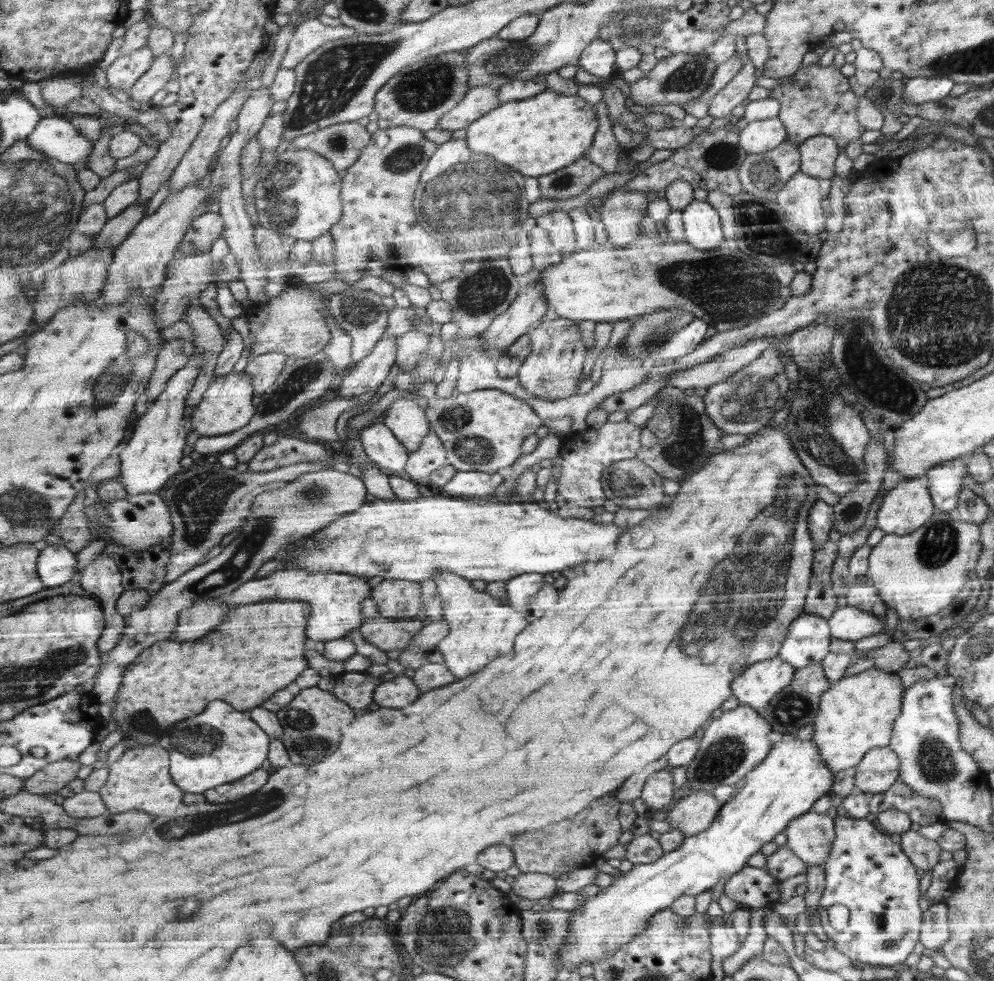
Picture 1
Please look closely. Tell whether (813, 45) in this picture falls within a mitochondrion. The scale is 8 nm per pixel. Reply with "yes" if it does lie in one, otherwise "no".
no

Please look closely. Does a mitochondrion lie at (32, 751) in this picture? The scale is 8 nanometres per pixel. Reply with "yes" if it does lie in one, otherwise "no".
no

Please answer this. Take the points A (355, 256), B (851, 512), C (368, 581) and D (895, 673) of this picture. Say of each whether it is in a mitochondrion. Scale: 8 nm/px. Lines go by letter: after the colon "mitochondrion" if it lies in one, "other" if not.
A: other
B: mitochondrion
C: other
D: other

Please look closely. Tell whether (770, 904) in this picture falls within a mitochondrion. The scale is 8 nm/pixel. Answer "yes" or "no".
no

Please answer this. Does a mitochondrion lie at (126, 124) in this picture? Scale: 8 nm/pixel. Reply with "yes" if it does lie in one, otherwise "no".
no

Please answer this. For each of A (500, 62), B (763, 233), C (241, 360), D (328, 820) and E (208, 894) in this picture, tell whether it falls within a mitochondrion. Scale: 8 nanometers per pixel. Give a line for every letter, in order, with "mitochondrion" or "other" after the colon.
A: mitochondrion
B: mitochondrion
C: other
D: other
E: mitochondrion

